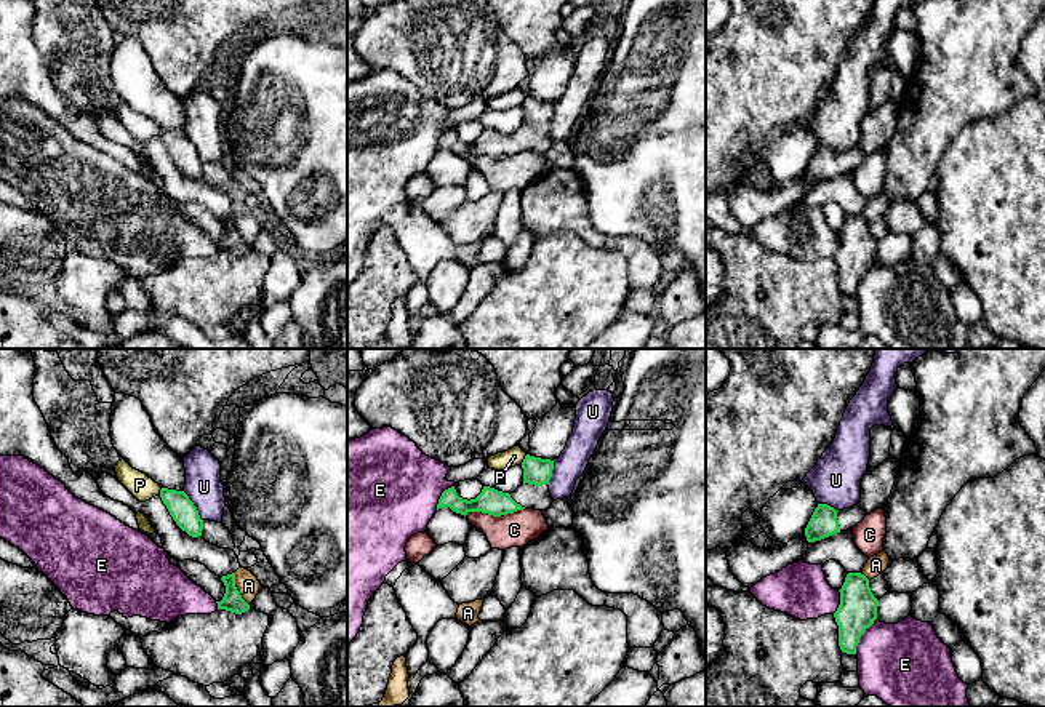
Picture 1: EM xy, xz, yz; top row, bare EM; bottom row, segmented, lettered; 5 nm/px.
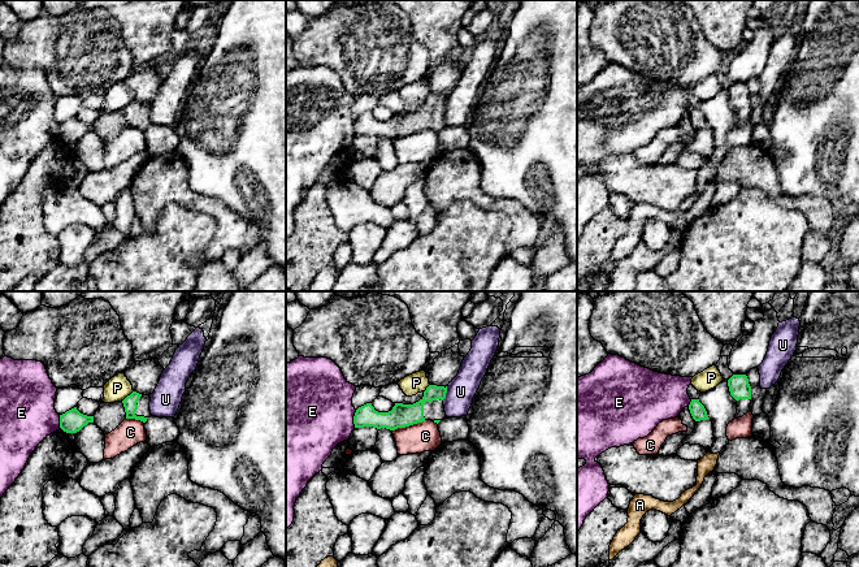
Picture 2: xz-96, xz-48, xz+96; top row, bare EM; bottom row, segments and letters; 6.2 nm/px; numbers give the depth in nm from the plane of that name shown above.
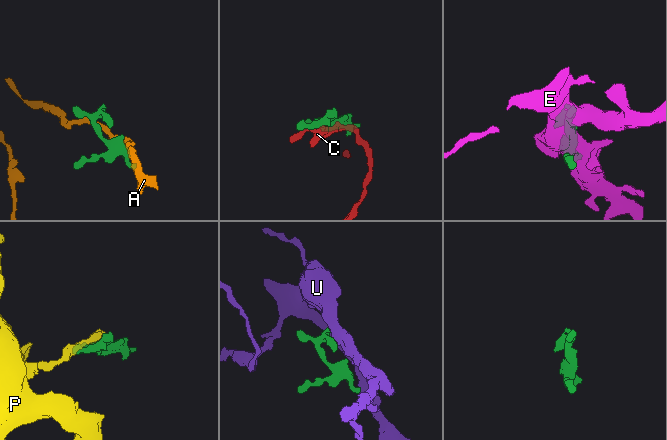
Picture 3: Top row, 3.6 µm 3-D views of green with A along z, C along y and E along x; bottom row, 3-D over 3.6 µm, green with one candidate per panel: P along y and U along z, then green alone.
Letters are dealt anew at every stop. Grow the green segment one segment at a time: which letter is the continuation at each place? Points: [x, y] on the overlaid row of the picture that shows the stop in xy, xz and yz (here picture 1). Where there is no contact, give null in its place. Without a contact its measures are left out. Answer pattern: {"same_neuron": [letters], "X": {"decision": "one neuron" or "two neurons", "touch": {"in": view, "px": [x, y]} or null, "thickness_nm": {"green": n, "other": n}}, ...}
{"same_neuron": [], "A": {"decision": "two neurons", "touch": {"in": "xy", "px": [236, 589]}, "thickness_nm": {"green": 100, "other": 120}}, "C": {"decision": "two neurons", "touch": {"in": "xz", "px": [482, 512]}, "thickness_nm": {"green": 130, "other": 180}}, "E": {"decision": "two neurons", "touch": {"in": "yz", "px": [861, 634]}, "thickness_nm": {"green": 190, "other": 400}}, "P": {"decision": "two neurons", "touch": {"in": "xz", "px": [524, 459]}, "thickness_nm": {"green": 140, "other": 90}}, "U": {"decision": "two neurons", "touch": {"in": "xy", "px": [194, 506]}, "thickness_nm": {"green": 130, "other": 190}}}

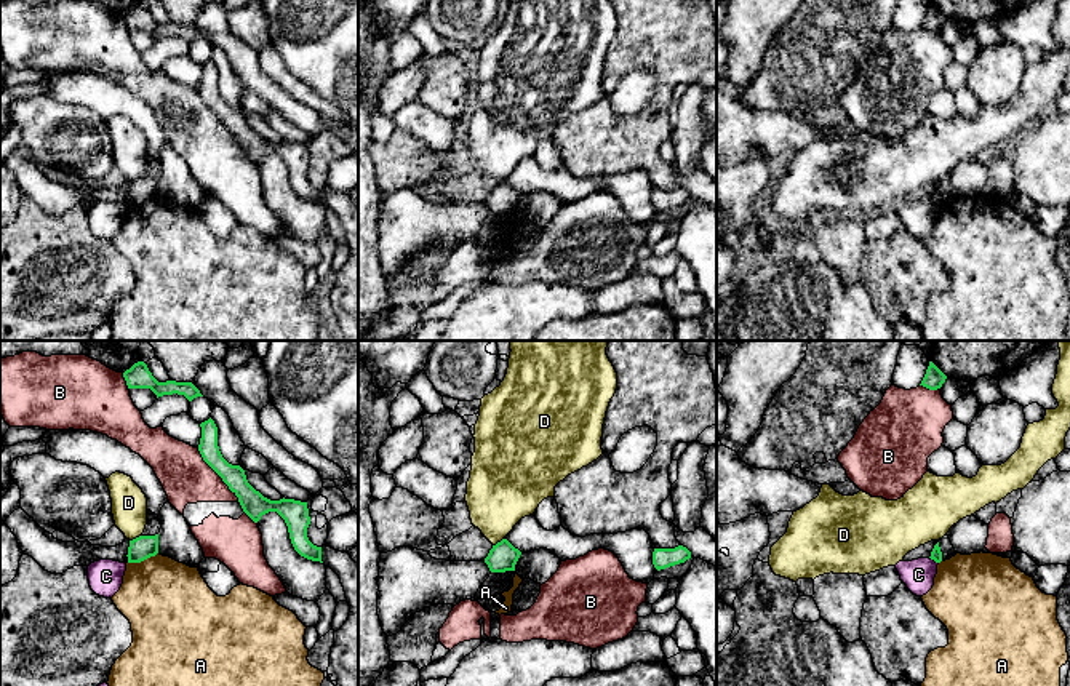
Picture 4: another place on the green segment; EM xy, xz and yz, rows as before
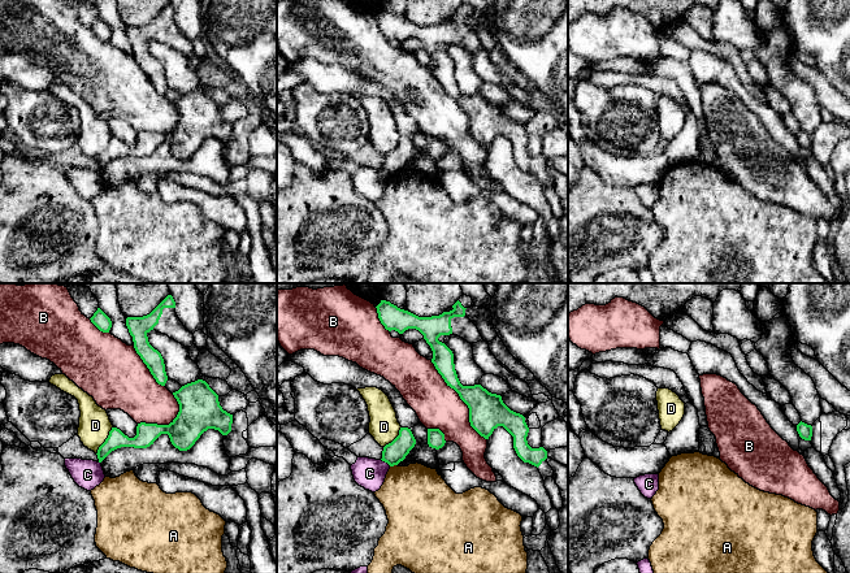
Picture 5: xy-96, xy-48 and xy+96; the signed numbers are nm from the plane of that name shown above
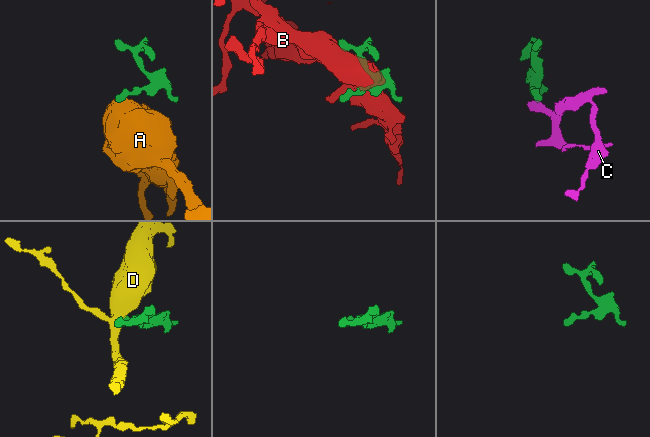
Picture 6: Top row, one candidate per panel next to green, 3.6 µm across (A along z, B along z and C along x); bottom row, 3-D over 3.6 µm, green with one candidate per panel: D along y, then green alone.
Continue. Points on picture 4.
{"same_neuron": [], "A": {"decision": "two neurons", "touch": {"in": "xy", "px": [143, 560]}, "thickness_nm": {"green": 120, "other": 420}}, "B": {"decision": "two neurons", "touch": {"in": "xy", "px": [218, 474]}, "thickness_nm": {"green": 120, "other": 260}}, "C": {"decision": "two neurons", "touch": {"in": "yz", "px": [934, 560]}, "thickness_nm": {"green": 60, "other": 160}}, "D": {"decision": "two neurons", "touch": {"in": "xy", "px": [136, 538]}, "thickness_nm": {"green": 120, "other": 180}}}

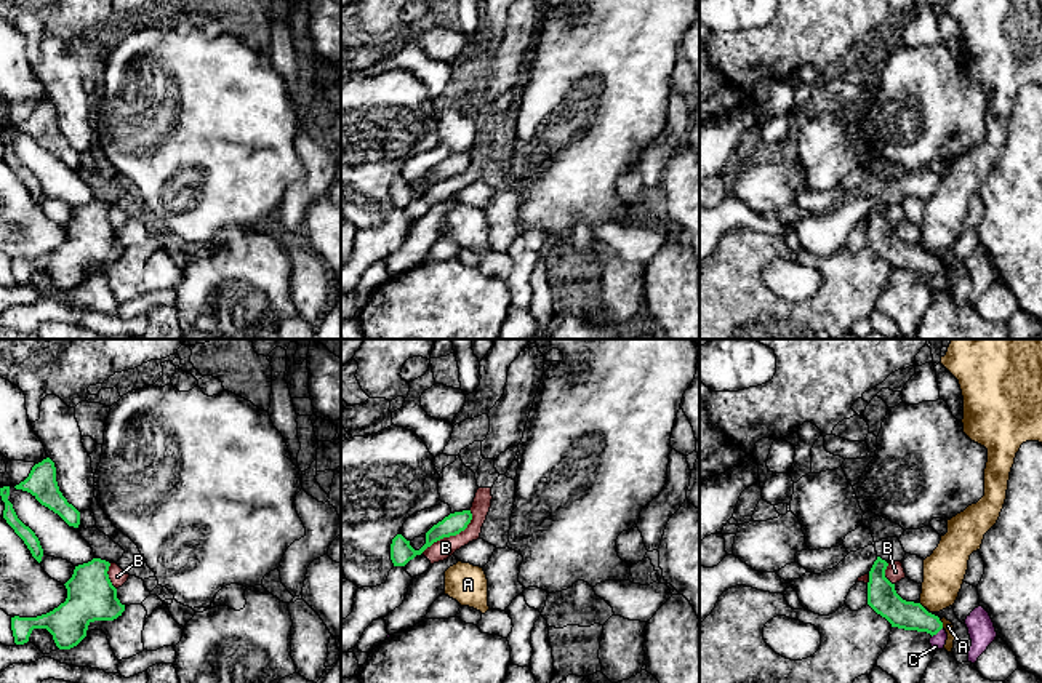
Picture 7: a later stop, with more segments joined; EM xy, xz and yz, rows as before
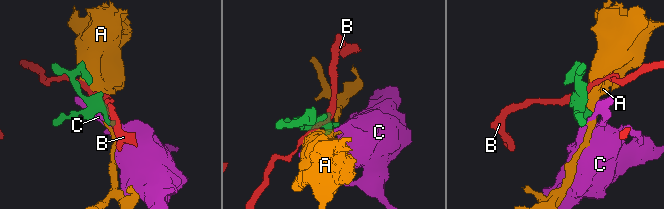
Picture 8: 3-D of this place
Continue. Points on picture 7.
{"same_neuron": [], "A": {"decision": "two neurons", "touch": {"in": "yz", "px": [941, 624]}, "thickness_nm": {"green": 140, "other": 50}}, "B": {"decision": "two neurons", "touch": {"in": "xz", "px": [452, 535]}, "thickness_nm": {"green": 110, "other": 100}}, "C": {"decision": "two neurons", "touch": {"in": "yz", "px": [937, 632]}, "thickness_nm": {"green": 140, "other": 70}}}

